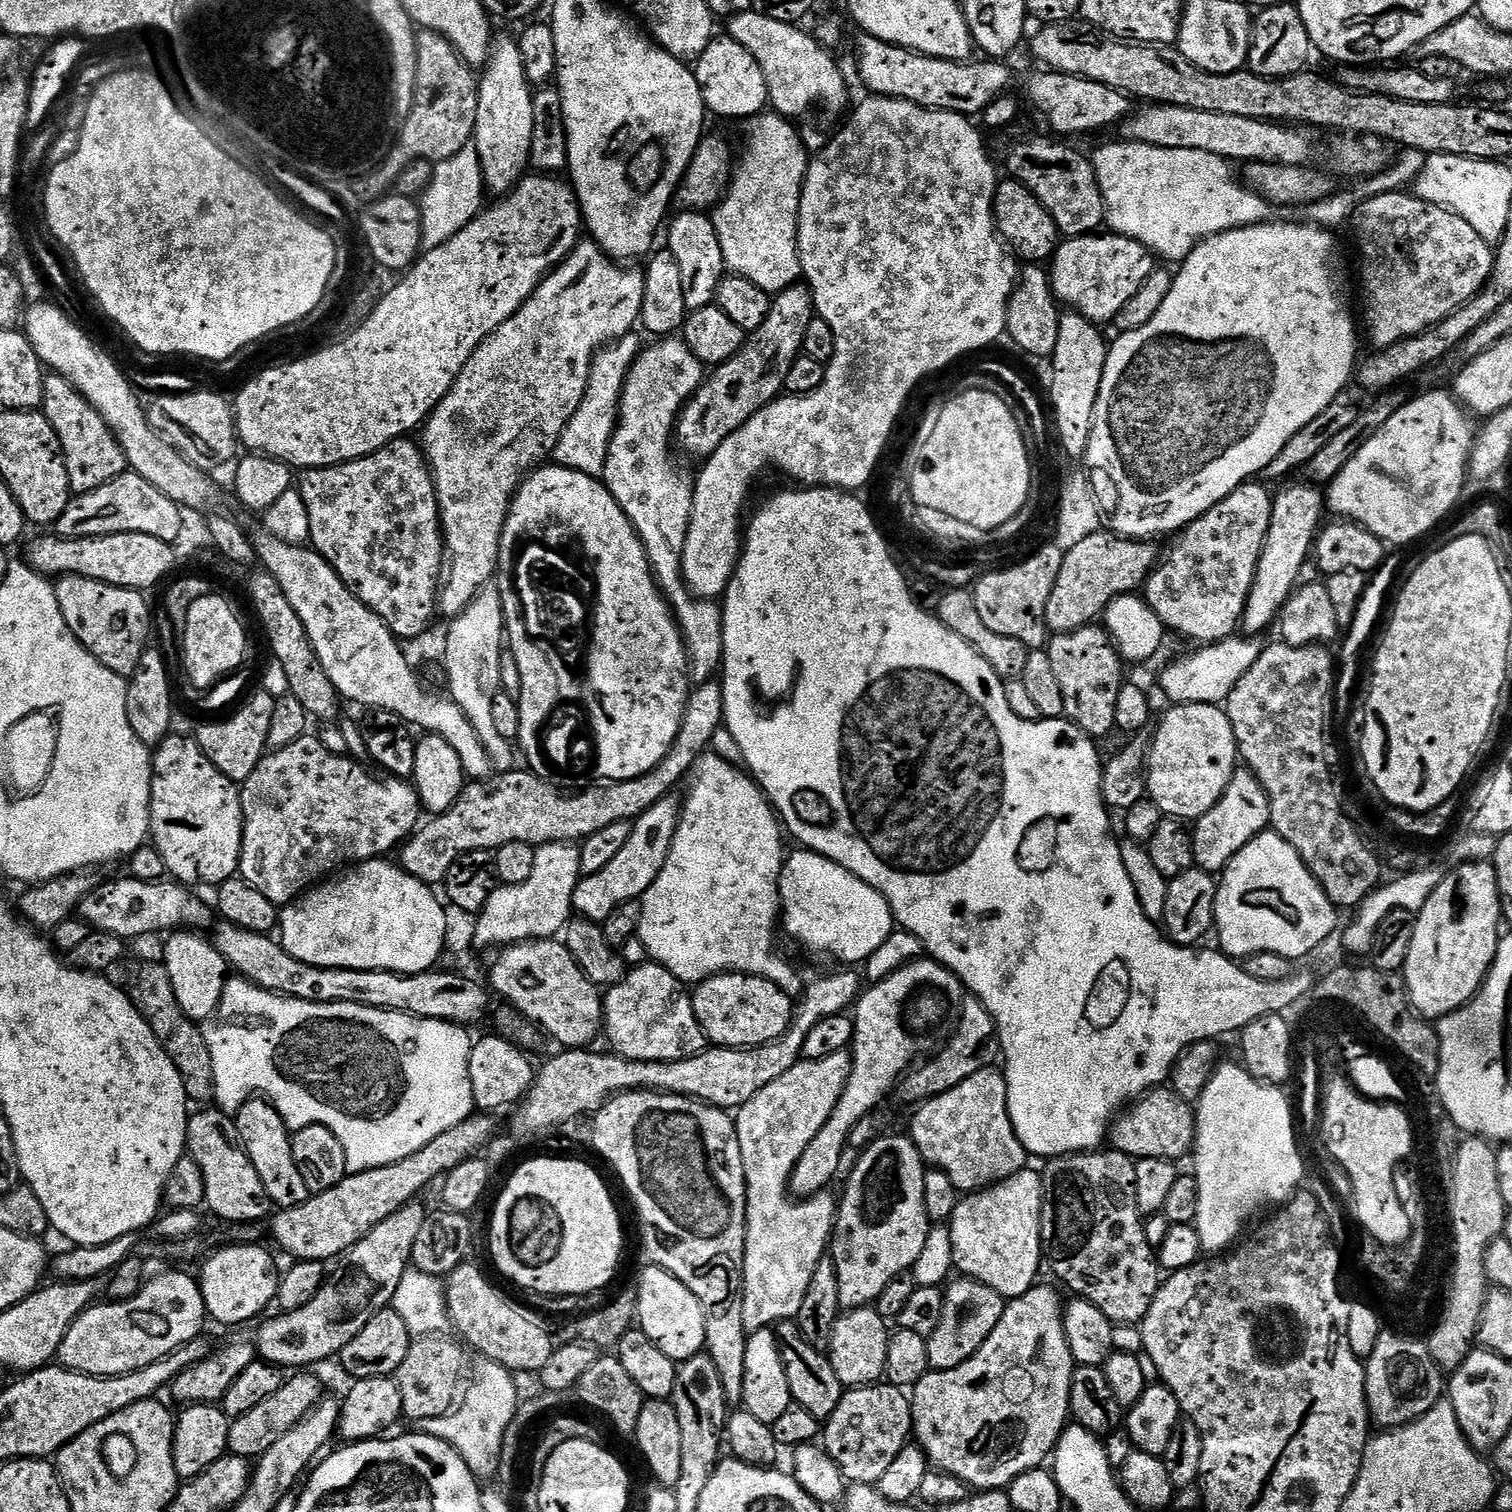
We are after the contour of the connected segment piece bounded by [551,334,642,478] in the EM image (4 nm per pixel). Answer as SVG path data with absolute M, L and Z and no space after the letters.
M636 334L624 336L616 343L607 345L597 352L592 360L592 369L588 379L588 389L558 446L553 450L551 459L559 467L573 468L587 476L603 477L604 467L608 461L608 451L612 445L612 436L616 433L618 417L621 413L621 400L624 386L631 374L632 365L642 351L642 343Z

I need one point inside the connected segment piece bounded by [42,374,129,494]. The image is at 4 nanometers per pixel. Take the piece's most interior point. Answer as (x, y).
(94, 457)

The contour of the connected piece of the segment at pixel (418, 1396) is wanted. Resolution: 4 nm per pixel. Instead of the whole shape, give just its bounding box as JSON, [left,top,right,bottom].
[394,1334,470,1422]

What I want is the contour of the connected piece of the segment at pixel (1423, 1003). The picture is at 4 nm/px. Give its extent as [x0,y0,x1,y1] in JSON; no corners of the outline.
[1402,862,1502,1018]

